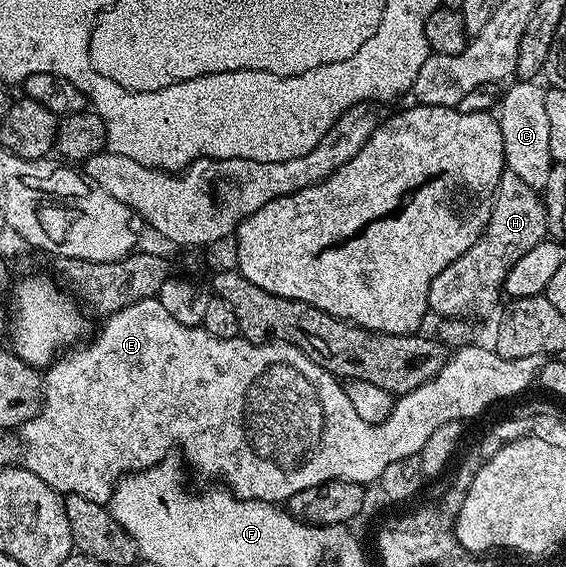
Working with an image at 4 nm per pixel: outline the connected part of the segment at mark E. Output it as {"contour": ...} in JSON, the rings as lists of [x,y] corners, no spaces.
{"contour":[[[156,297],[135,301],[135,305],[127,305],[127,309],[119,309],[102,323],[105,324],[102,325],[101,332],[93,340],[90,338],[84,345],[70,350],[68,354],[58,358],[44,372],[45,398],[41,404],[41,412],[35,417],[31,417],[31,421],[27,421],[19,429],[19,443],[23,448],[23,465],[28,471],[35,473],[35,477],[47,481],[47,485],[51,485],[51,489],[55,489],[57,494],[62,497],[66,495],[87,497],[87,501],[95,501],[102,505],[108,504],[109,498],[113,496],[113,490],[117,488],[117,483],[121,480],[122,475],[154,467],[172,452],[169,451],[172,447],[181,447],[182,453],[180,452],[180,454],[184,456],[187,463],[187,458],[189,458],[189,463],[195,470],[202,471],[203,474],[210,475],[213,479],[222,479],[225,482],[222,484],[240,499],[258,499],[264,503],[281,505],[291,497],[295,497],[295,493],[303,493],[303,489],[323,485],[332,479],[342,479],[362,485],[376,484],[380,480],[383,469],[387,469],[387,465],[392,465],[394,461],[403,461],[403,457],[420,456],[423,445],[427,445],[427,437],[431,437],[431,433],[435,433],[435,429],[439,429],[439,425],[461,423],[466,421],[465,419],[473,419],[476,415],[483,414],[492,403],[497,403],[500,399],[513,399],[516,395],[523,394],[529,386],[532,388],[537,374],[541,372],[543,362],[542,356],[539,355],[515,357],[514,359],[499,357],[497,350],[489,348],[488,351],[487,348],[481,347],[482,345],[456,348],[446,358],[443,369],[439,369],[439,373],[434,379],[419,385],[419,389],[400,396],[394,402],[393,412],[391,417],[387,417],[387,421],[368,423],[363,421],[363,417],[359,417],[359,413],[355,413],[351,401],[347,401],[347,393],[342,380],[338,379],[336,375],[332,375],[327,369],[315,365],[315,361],[311,361],[311,357],[307,357],[307,353],[295,349],[295,345],[252,343],[240,337],[236,339],[211,337],[211,333],[207,333],[202,326],[179,325],[179,321],[175,321],[175,317],[171,317],[171,313],[167,313],[167,309],[163,309],[163,305]]]}

